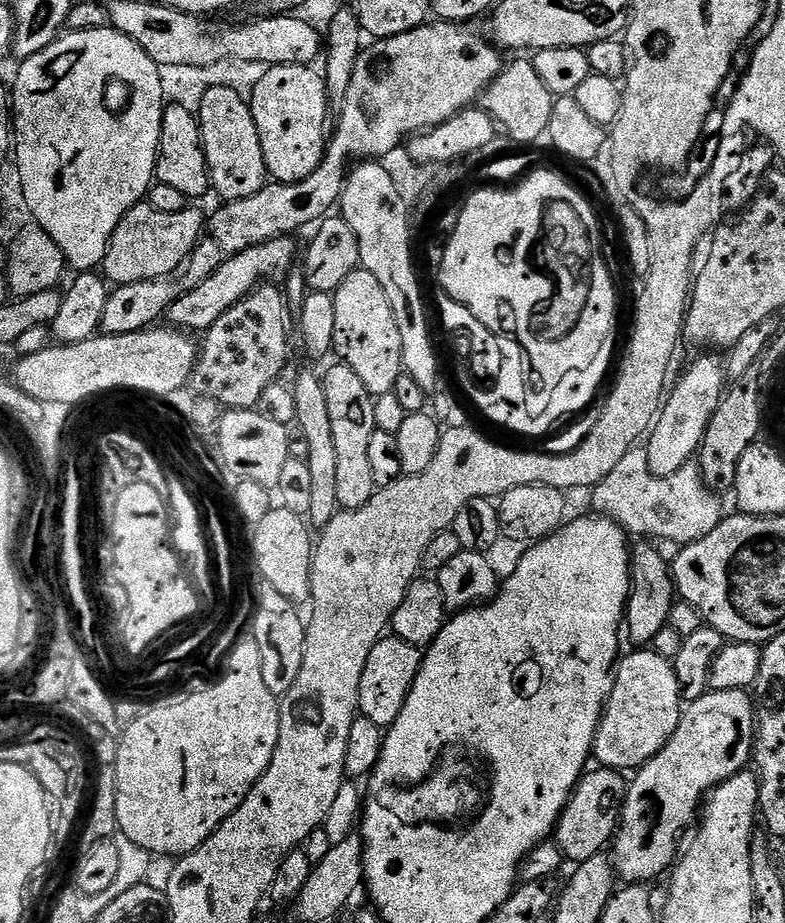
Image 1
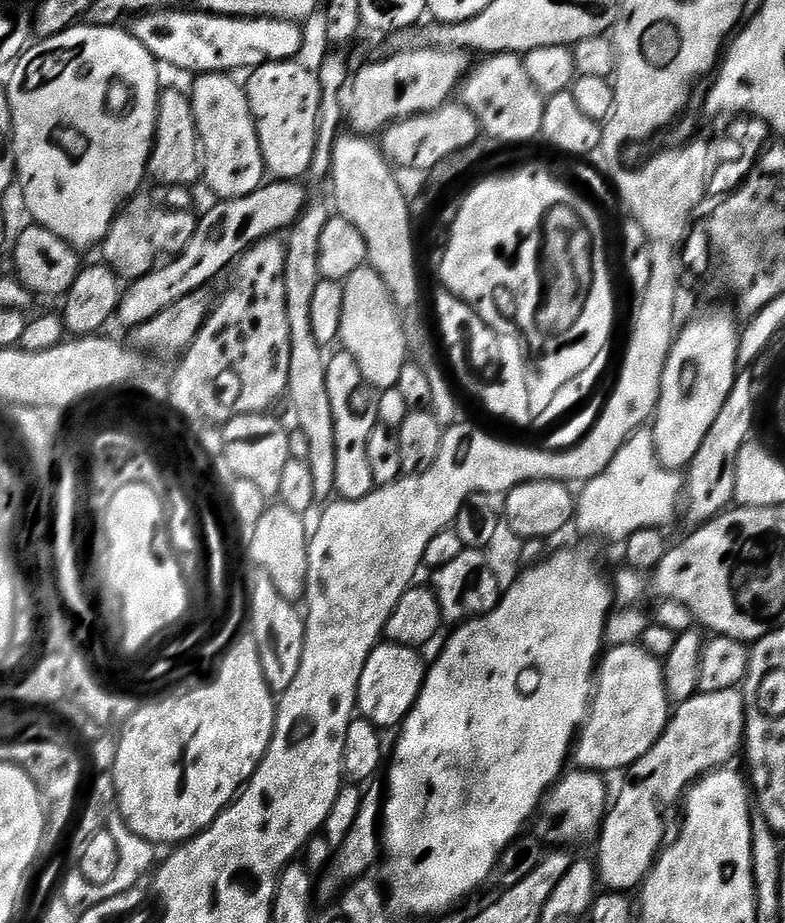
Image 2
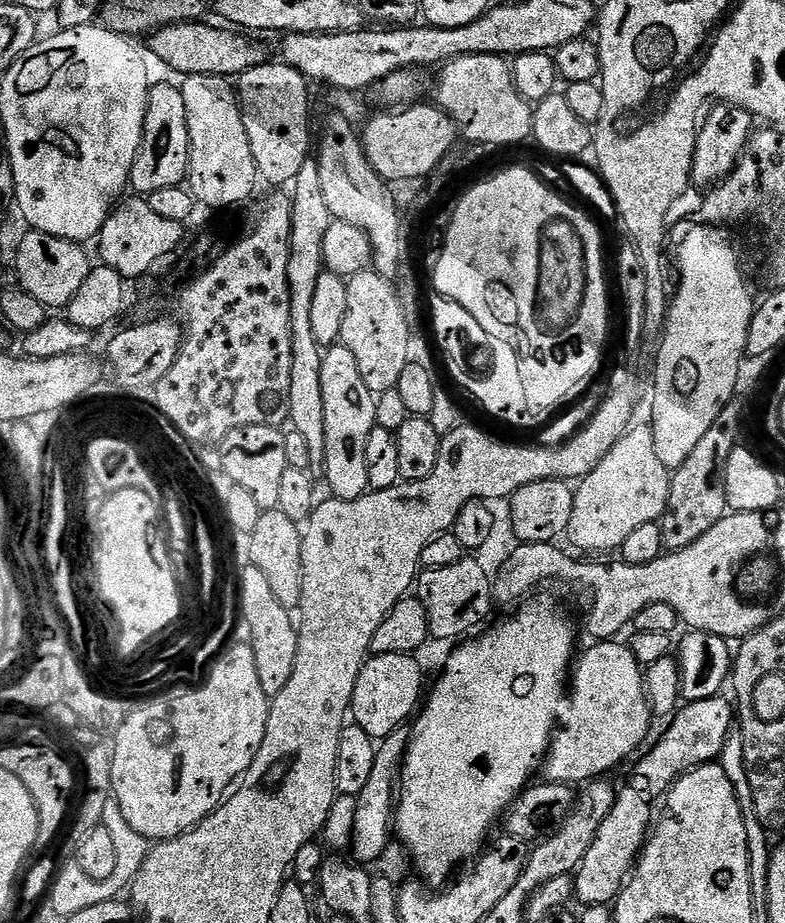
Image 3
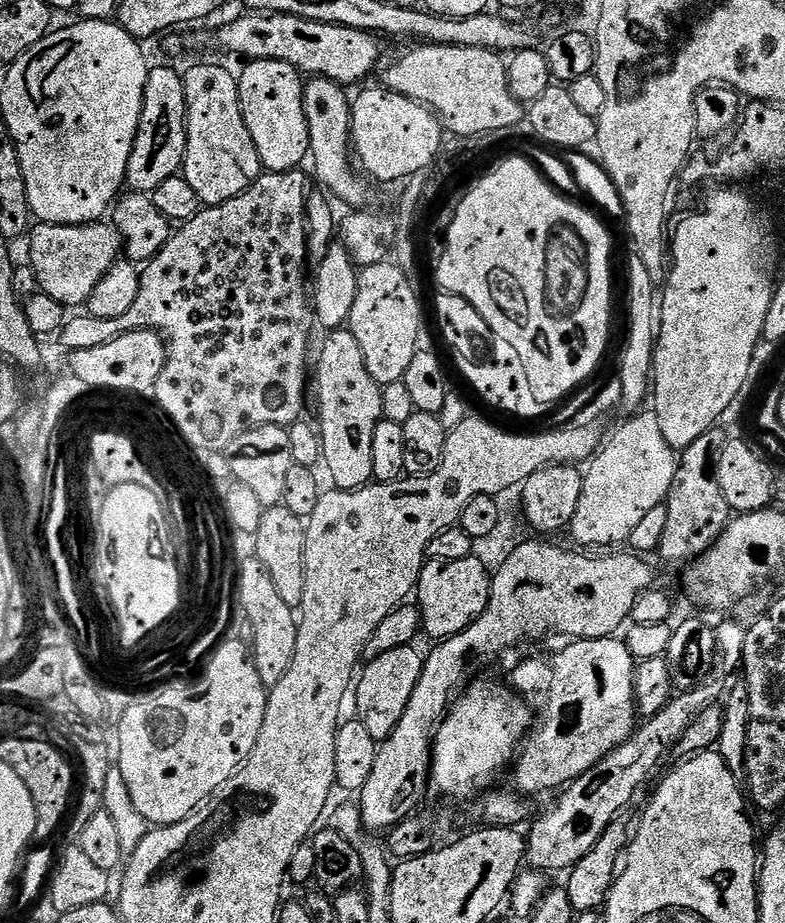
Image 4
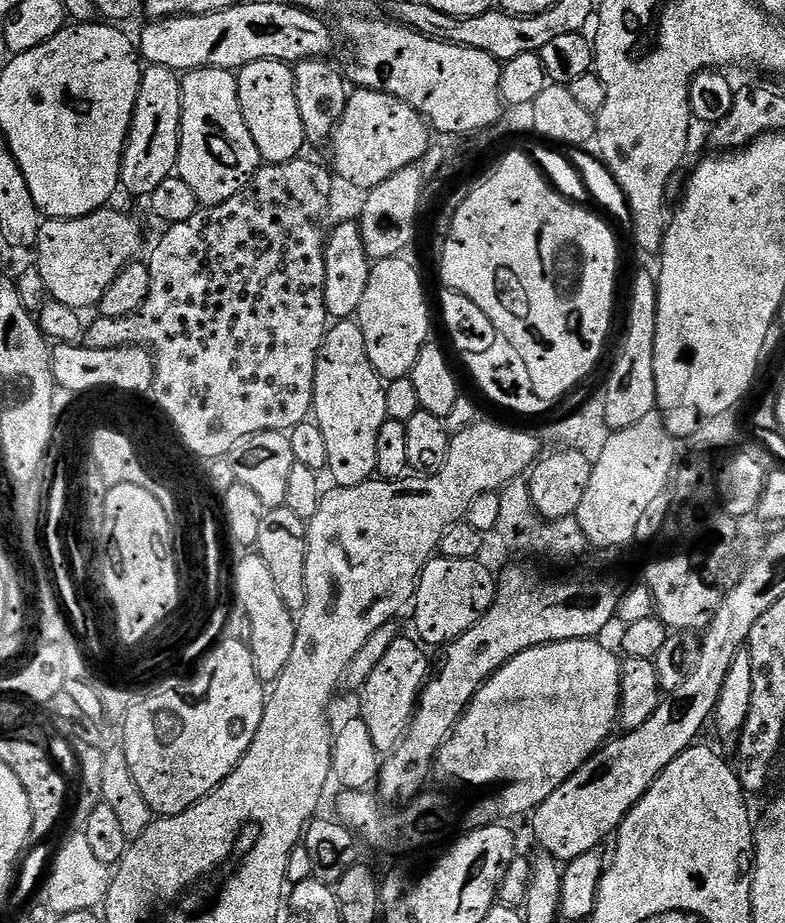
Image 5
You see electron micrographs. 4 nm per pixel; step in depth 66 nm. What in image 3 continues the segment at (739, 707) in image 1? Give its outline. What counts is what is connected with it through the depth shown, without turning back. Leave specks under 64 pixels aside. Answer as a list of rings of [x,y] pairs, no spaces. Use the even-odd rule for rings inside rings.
[[[721,694],[685,703],[671,717],[672,725],[653,746],[652,752],[645,751],[639,757],[641,760],[632,772],[632,781],[625,788],[619,789],[610,814],[606,814],[586,858],[575,873],[574,896],[577,901],[581,900],[582,905],[611,905],[615,901],[631,877],[644,845],[648,842],[650,829],[654,824],[651,804],[656,799],[659,801],[684,773],[702,764],[720,760],[728,737],[734,732],[732,704],[726,697],[727,695]]]

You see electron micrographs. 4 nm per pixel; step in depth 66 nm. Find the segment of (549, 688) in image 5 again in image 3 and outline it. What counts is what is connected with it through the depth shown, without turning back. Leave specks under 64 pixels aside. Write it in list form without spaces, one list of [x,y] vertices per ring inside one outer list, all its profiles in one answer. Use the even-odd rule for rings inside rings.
[[[596,642],[591,646],[593,648],[588,648],[579,653],[578,659],[574,664],[574,684],[576,680],[576,686],[571,687],[570,690],[570,707],[567,709],[566,715],[563,717],[562,723],[559,725],[558,731],[555,733],[554,739],[552,741],[552,747],[549,748],[546,757],[546,763],[543,765],[542,772],[551,783],[553,784],[576,784],[578,780],[584,780],[583,782],[591,782],[597,778],[603,777],[610,768],[616,767],[618,764],[622,763],[623,760],[628,760],[632,755],[635,757],[637,753],[645,747],[644,739],[648,736],[648,731],[652,728],[652,718],[654,719],[654,709],[649,703],[648,690],[646,687],[646,672],[642,667],[642,664],[636,658],[636,653],[631,647],[628,648],[624,644],[616,644],[620,642]]]

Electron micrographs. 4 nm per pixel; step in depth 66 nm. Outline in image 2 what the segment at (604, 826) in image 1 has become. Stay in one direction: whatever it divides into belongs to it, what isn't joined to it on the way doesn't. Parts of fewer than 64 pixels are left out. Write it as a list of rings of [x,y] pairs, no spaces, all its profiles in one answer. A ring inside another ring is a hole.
[[[568,770],[552,785],[544,798],[542,814],[534,820],[535,835],[544,836],[543,843],[550,846],[572,846],[568,844],[588,844],[597,839],[604,826],[610,807],[608,784],[603,775],[587,770]]]

